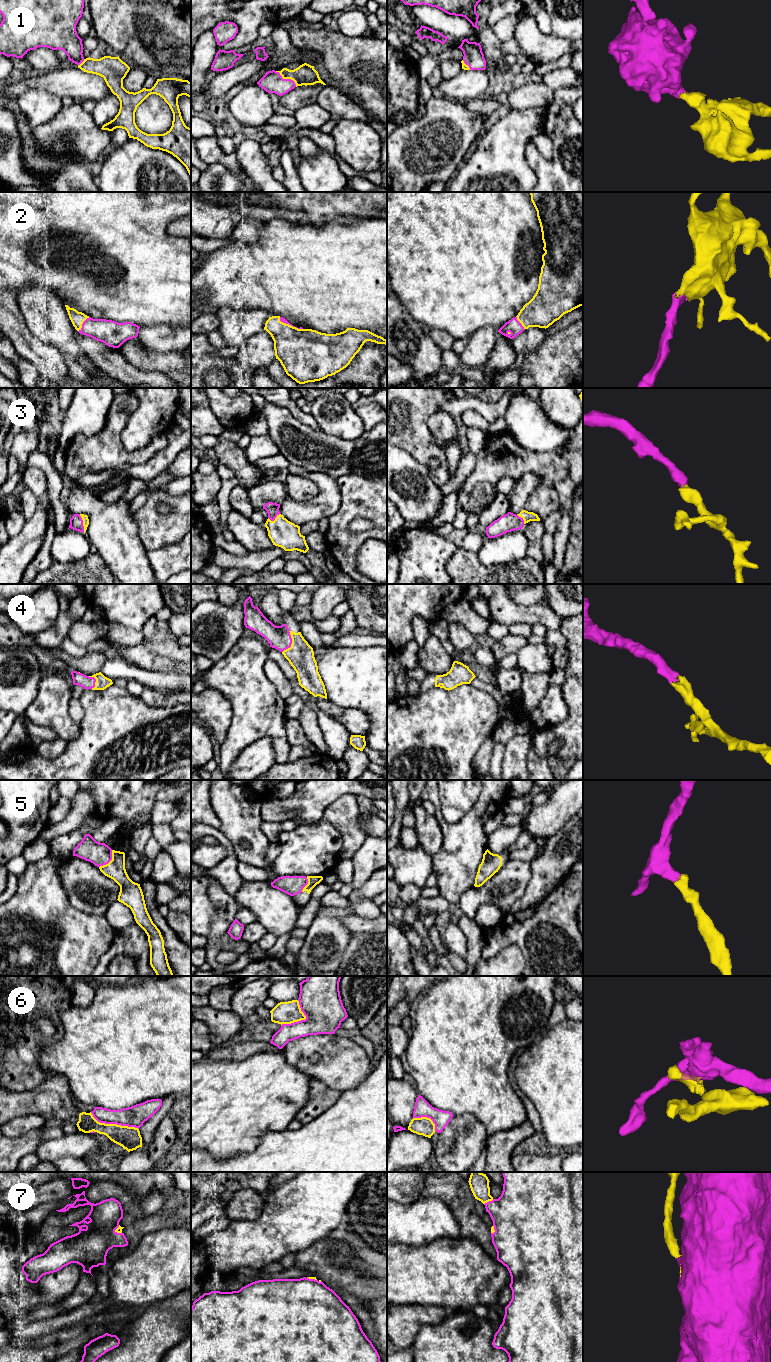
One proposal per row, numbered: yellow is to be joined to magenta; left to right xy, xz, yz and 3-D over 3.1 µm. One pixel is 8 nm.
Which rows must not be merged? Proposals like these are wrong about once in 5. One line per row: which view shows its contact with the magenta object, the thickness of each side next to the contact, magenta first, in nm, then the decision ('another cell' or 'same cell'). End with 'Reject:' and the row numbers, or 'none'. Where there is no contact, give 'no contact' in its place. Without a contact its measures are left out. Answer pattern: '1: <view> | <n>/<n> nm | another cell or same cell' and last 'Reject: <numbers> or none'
1: xz | 180/170 nm | same cell
2: xy | 200/110 nm | same cell
3: xy | 110/50 nm | same cell
4: xz | 180/220 nm | same cell
5: xy | 180/160 nm | same cell
6: xy | 170/180 nm | another cell
7: yz | 400/160 nm | same cell
Reject: 6

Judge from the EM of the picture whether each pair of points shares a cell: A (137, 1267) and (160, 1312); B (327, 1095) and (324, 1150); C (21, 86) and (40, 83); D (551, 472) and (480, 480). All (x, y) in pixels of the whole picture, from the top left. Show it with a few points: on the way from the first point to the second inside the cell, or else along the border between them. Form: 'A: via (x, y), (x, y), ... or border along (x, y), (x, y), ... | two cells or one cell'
A: border along (177, 1294), (151, 1303), (148, 1306) | two cells
B: border along (341, 1092), (339, 1097), (328, 1108), (307, 1123) | two cells
C: via (26, 84), (35, 83) | one cell
D: via (533, 464), (498, 464) | one cell

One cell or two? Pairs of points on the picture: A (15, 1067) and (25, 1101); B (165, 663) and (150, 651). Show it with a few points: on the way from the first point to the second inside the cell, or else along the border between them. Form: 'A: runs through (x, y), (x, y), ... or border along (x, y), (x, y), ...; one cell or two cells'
A: border along (43, 1081), (29, 1090), (10, 1091); two cells
B: runs through (161, 659), (154, 655); one cell

